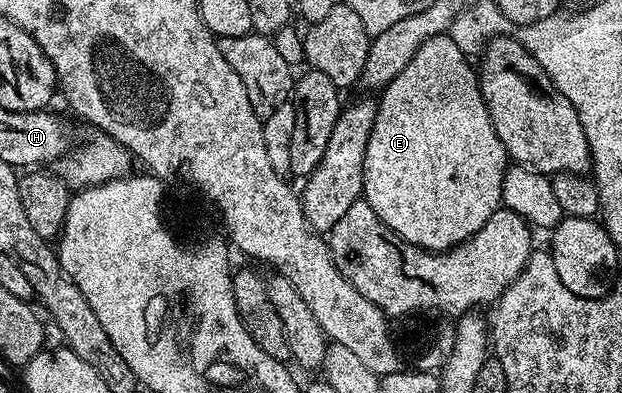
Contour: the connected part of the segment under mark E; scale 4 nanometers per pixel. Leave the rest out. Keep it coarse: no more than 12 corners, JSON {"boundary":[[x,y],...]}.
{"boundary":[[428,38],[376,100],[362,194],[447,252],[503,207],[475,65]]}

